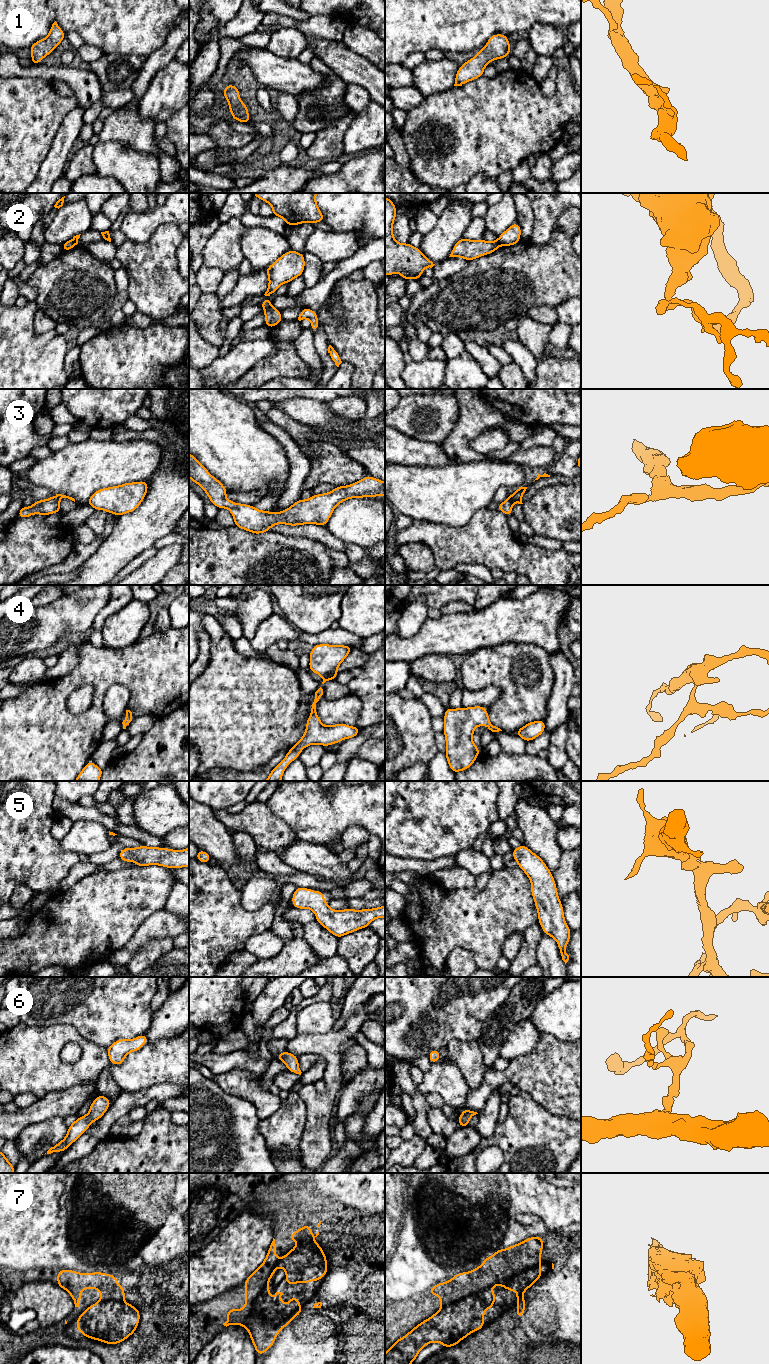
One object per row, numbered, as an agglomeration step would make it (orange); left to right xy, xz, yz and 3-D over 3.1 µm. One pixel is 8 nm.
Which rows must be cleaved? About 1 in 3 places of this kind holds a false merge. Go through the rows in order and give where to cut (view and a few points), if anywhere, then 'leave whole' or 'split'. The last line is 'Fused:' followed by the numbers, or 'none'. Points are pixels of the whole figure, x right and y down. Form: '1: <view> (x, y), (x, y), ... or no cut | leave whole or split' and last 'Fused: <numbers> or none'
1: no cut | leave whole
2: xz (271, 306), (265, 310) | split
3: no cut | leave whole
4: no cut | leave whole
5: no cut | leave whole
6: no cut | leave whole
7: no cut | leave whole
Fused: 2

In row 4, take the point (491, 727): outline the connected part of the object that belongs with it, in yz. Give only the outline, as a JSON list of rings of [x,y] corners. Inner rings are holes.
[[[483,706],[446,709],[443,733],[447,748],[444,752],[454,773],[470,768],[481,752],[472,740],[477,726],[487,726],[492,732],[502,731],[490,722],[488,710]]]

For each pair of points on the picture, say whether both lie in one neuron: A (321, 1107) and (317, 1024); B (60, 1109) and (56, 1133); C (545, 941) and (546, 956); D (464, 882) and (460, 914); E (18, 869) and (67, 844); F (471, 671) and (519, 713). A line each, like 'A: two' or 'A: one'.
A: two
B: two
C: one
D: two
E: two
F: one

